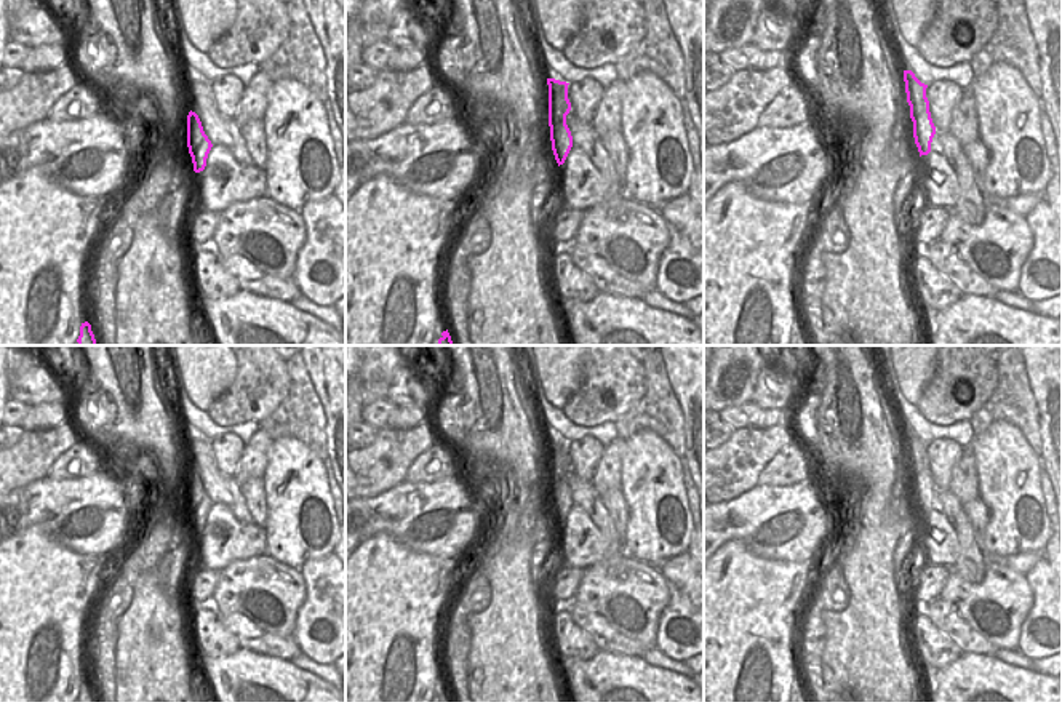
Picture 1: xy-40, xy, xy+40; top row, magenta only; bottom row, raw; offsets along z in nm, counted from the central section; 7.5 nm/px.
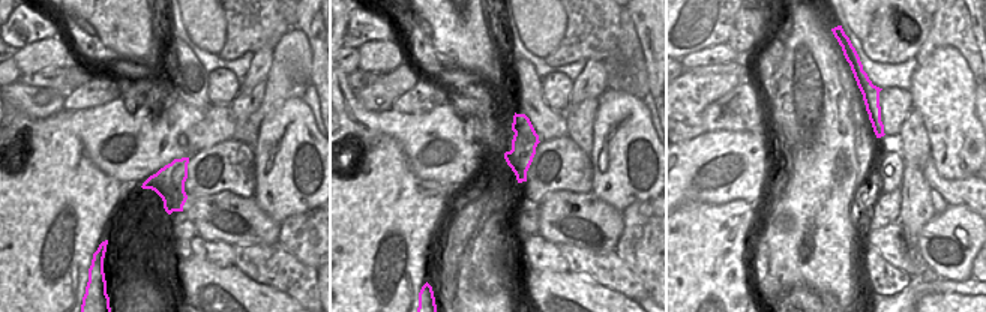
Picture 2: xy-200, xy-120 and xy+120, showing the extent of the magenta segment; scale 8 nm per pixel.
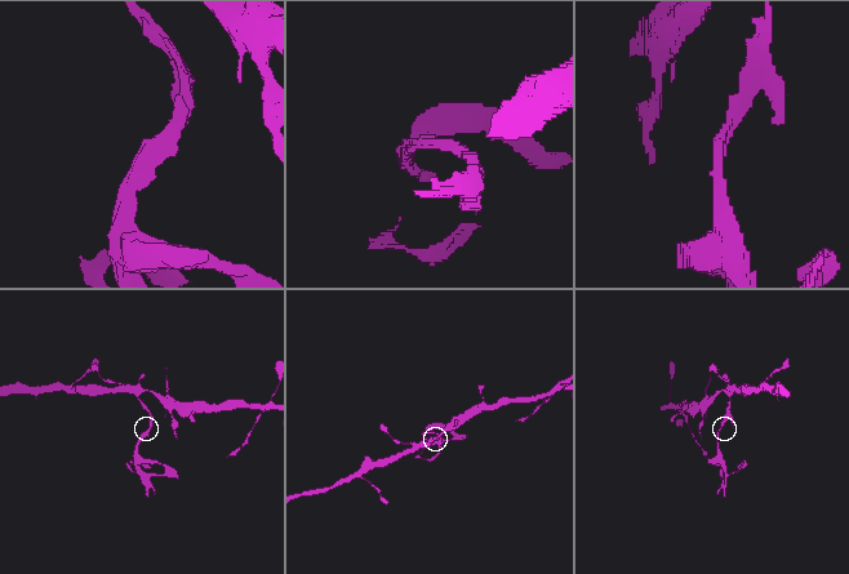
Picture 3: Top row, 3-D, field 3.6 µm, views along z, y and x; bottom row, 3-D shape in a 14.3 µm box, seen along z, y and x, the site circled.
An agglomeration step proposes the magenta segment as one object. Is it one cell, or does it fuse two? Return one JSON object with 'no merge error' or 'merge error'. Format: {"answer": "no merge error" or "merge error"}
{"answer": "merge error"}

